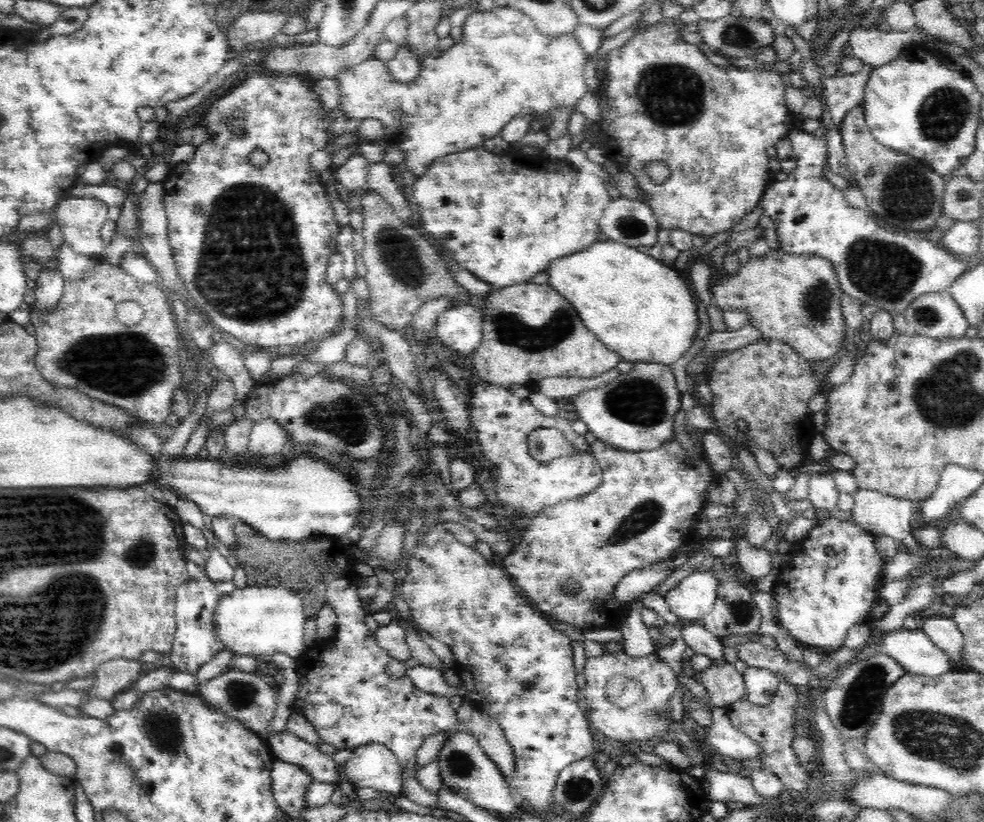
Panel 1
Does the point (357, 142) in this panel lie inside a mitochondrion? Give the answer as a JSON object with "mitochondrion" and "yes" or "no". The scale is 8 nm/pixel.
{"mitochondrion":"no"}

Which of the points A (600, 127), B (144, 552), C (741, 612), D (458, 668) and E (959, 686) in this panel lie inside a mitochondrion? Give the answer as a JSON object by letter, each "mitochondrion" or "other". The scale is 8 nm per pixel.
{"A":"other","B":"mitochondrion","C":"mitochondrion","D":"other","E":"other"}

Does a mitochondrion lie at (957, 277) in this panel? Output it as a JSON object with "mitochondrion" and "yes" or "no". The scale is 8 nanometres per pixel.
{"mitochondrion":"no"}

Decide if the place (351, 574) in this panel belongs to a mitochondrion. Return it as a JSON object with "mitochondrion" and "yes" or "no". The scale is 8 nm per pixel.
{"mitochondrion":"no"}

